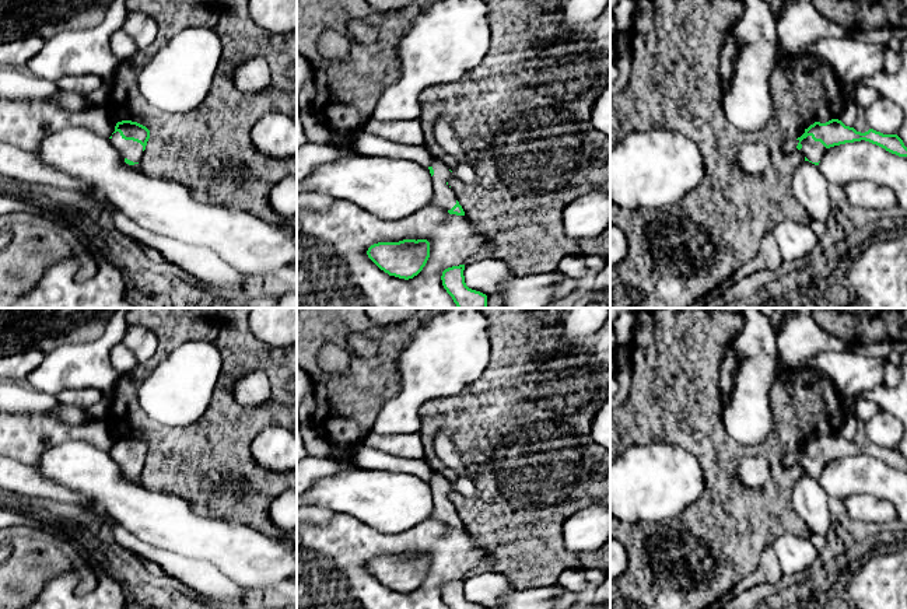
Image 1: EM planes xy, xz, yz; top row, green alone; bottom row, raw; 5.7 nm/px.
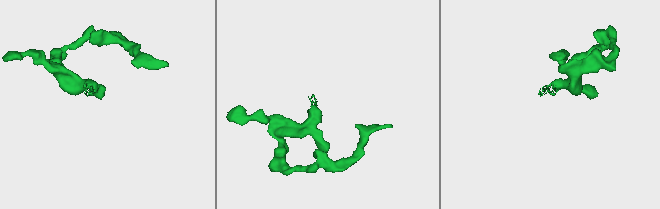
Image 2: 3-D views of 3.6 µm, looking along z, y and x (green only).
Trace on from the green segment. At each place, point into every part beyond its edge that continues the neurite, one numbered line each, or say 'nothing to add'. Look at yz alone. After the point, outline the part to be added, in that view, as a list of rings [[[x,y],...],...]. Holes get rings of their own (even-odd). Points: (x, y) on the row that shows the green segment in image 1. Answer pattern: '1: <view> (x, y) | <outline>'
1: yz (812, 150) | [[[812,136],[803,139],[801,144],[802,154],[812,162],[819,162],[827,150],[820,141],[815,141]]]

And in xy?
1: xy (132, 150) | [[[119,132],[112,134],[111,141],[125,158],[133,162],[140,162],[143,157],[143,146],[140,143],[125,140]]]

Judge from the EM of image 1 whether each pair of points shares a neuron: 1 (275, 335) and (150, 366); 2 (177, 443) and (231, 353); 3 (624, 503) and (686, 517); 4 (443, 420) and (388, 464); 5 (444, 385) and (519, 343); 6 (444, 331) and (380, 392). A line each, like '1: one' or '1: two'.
1: two
2: one
3: two
4: two
5: two
6: two

